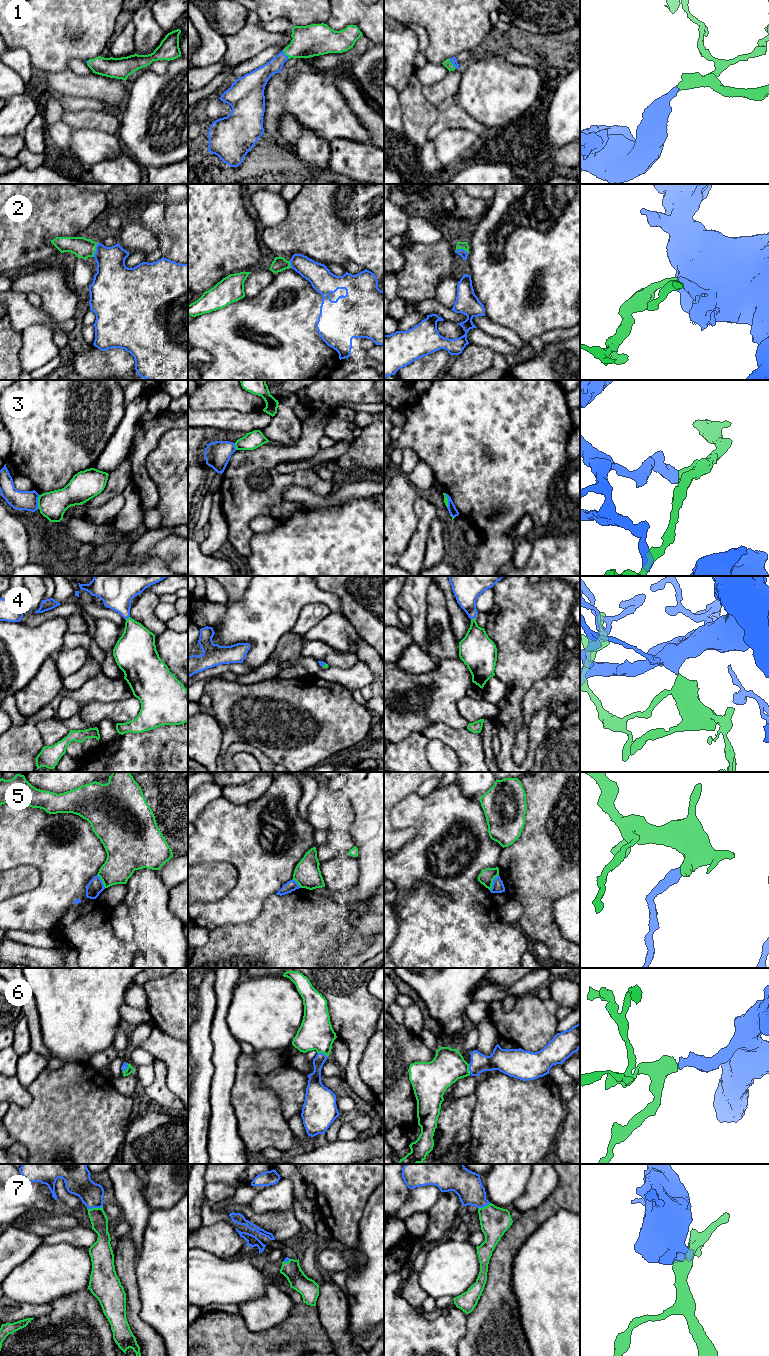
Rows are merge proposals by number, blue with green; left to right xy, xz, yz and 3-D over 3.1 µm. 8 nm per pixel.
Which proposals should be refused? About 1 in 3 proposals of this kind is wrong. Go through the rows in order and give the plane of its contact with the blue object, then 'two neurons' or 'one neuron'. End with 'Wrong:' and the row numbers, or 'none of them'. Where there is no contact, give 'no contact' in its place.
1: contact in yz; one neuron
2: contact in xy; one neuron
3: contact in xy; two neurons
4: contact in xy; one neuron
5: contact in yz; two neurons
6: contact in xz; one neuron
7: contact in xy; one neuron
Wrong: 3, 5

